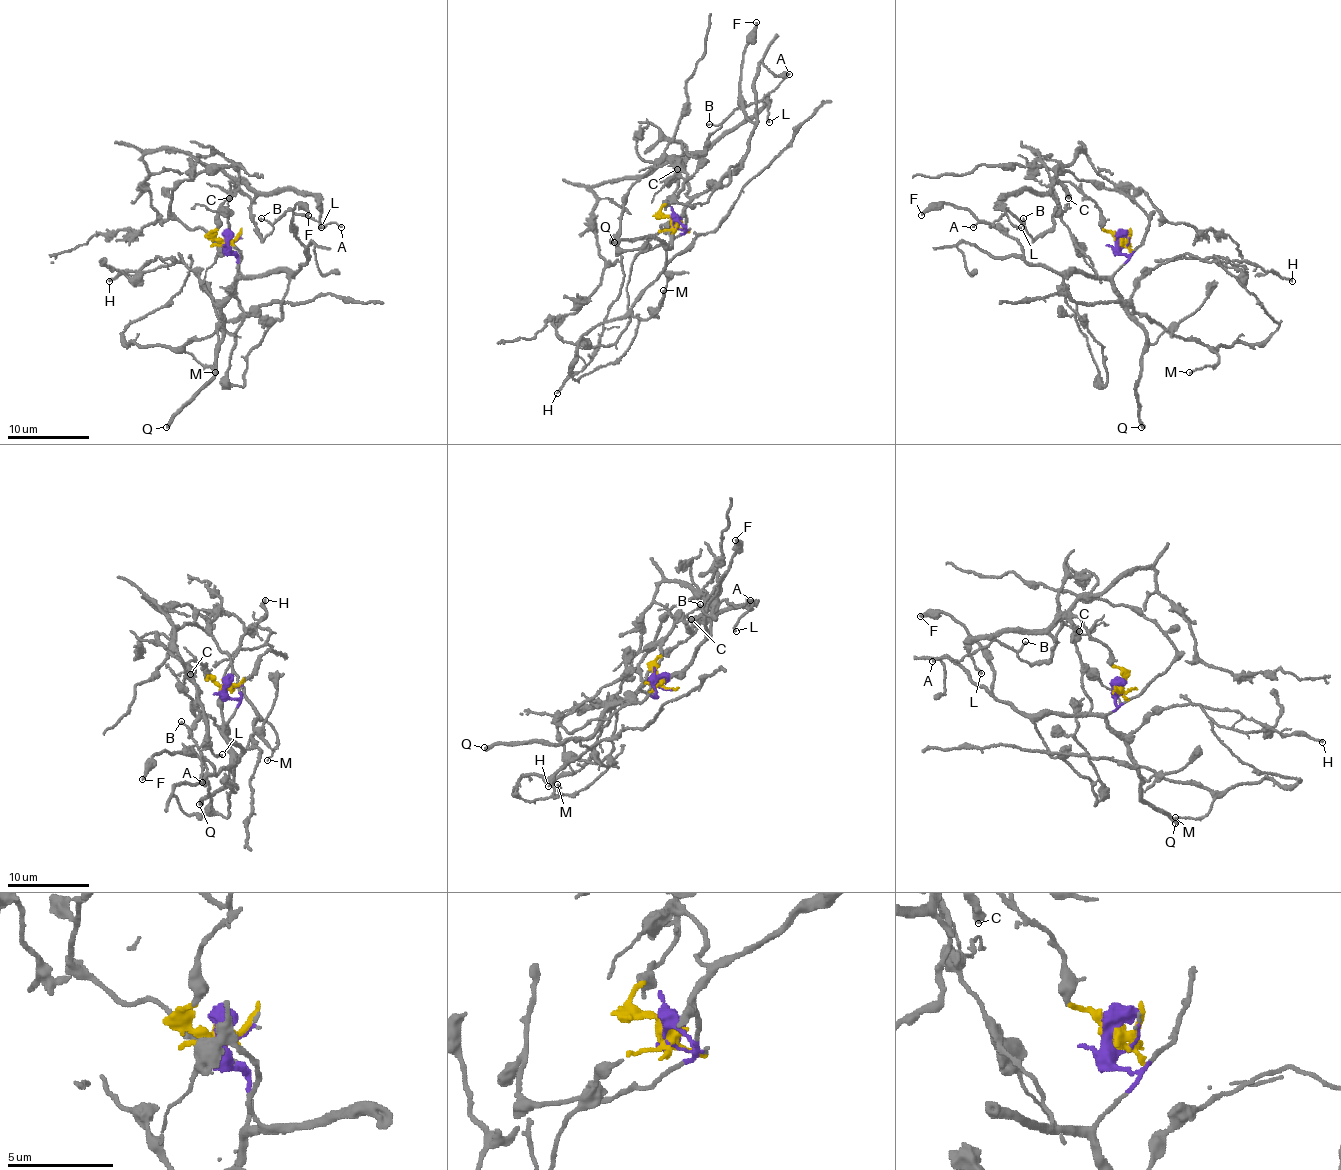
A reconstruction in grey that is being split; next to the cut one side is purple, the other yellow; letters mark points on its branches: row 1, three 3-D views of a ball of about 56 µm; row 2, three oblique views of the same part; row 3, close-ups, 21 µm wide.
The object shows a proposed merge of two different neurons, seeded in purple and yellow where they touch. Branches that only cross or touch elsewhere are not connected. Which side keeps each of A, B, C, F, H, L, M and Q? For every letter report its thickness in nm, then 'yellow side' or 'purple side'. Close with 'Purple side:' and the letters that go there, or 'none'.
A: 110 nm thick; yellow side
B: 110 nm thick; yellow side
C: 400 nm thick; yellow side
F: 240 nm thick; purple side
H: 190 nm thick; purple side
L: 190 nm thick; yellow side
M: 100 nm thick; purple side
Q: 320 nm thick; purple side
Purple side: F, H, M, Q

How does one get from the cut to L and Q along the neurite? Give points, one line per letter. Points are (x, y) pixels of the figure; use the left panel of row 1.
L: (227, 240), (213, 231), (217, 209), (229, 197), (229, 182), (260, 193), (309, 193), (317, 201), (321, 227)
Q: (227, 240), (229, 250), (238, 260), (235, 291), (221, 307), (217, 373), (166, 428)

